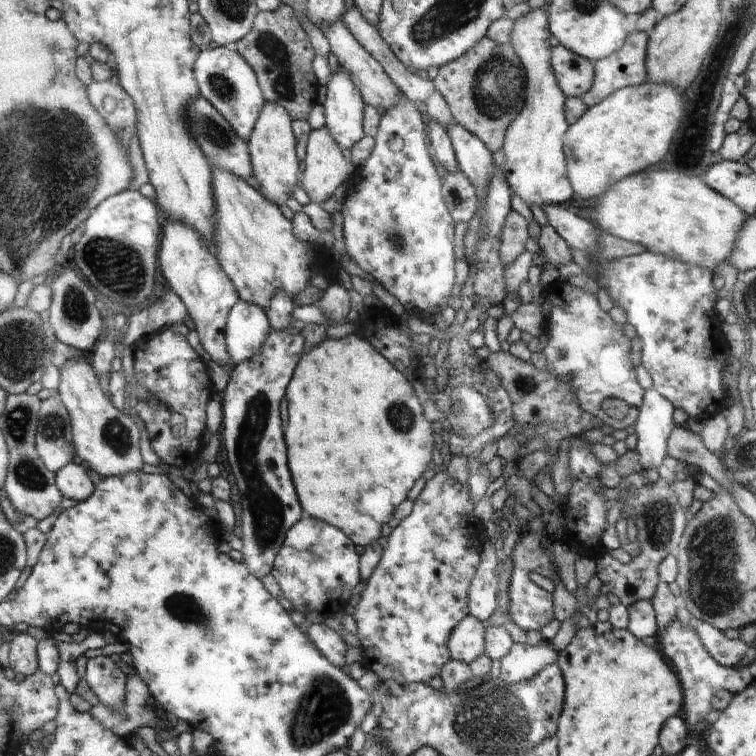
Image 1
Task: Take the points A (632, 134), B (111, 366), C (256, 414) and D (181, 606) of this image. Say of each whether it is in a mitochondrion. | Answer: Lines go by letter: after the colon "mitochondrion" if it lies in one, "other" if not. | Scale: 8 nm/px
A: other
B: other
C: mitochondrion
D: mitochondrion

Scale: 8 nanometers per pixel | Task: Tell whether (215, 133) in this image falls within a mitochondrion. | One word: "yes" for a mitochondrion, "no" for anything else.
yes

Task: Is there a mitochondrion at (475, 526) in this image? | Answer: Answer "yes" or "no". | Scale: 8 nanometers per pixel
no

